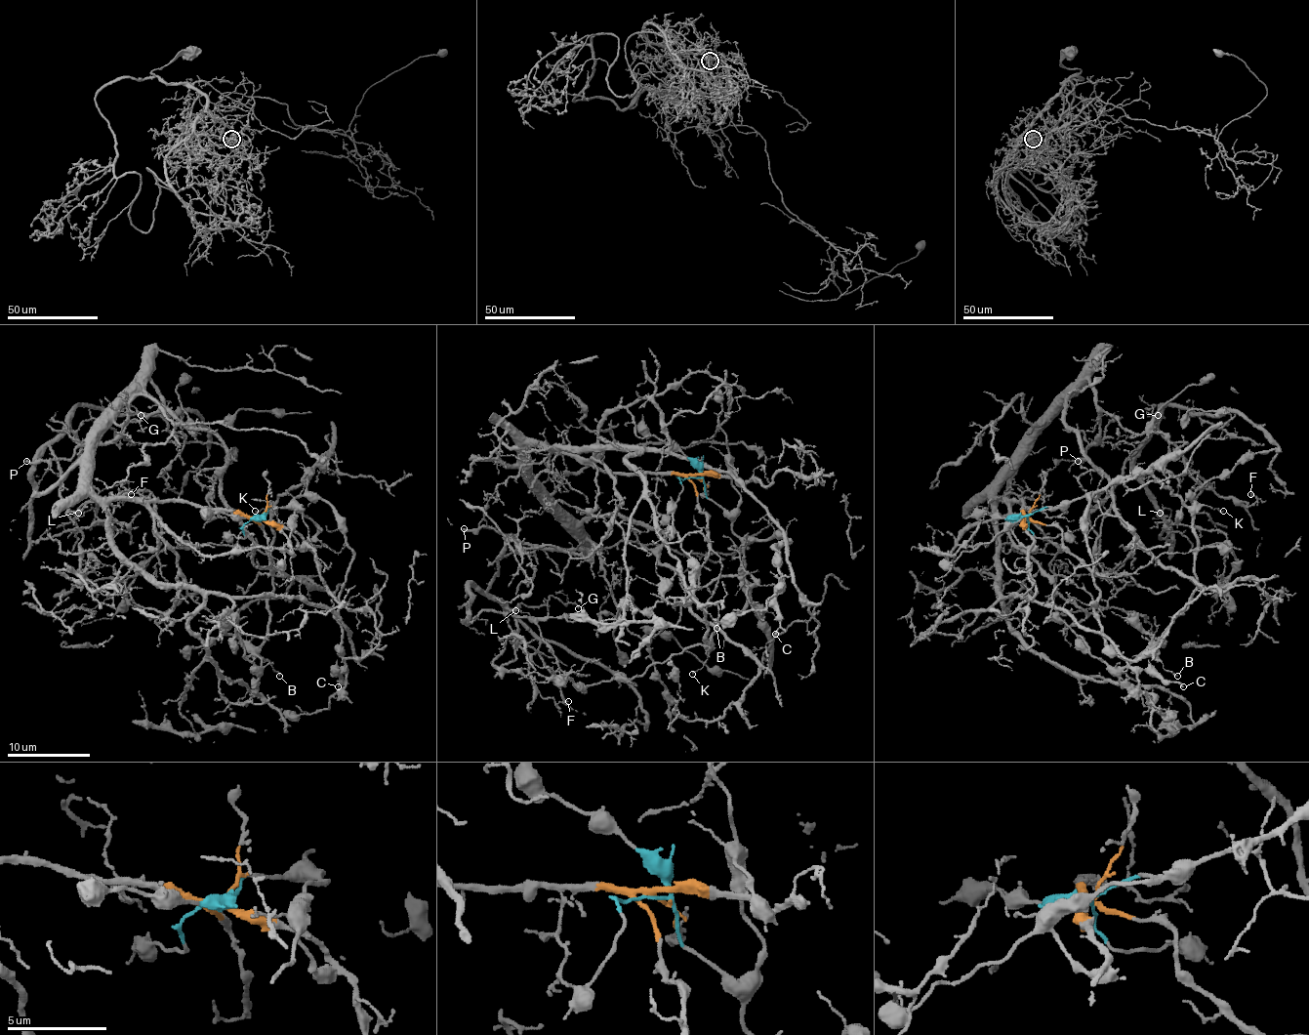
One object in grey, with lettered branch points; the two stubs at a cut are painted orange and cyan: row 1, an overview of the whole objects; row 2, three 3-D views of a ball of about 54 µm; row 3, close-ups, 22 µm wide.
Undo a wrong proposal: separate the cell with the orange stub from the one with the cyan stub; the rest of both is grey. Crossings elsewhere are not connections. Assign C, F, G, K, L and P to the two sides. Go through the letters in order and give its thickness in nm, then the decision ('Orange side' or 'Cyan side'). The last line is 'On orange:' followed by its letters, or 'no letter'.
C: Thickness 150 nm. Cyan side
F: Thickness 140 nm. Orange side
G: Thickness 170 nm. Orange side
K: Thickness 100 nm. Cyan side
L: Thickness 120 nm. Orange side
P: Thickness 240 nm. Orange side
On orange: F, G, L, P

